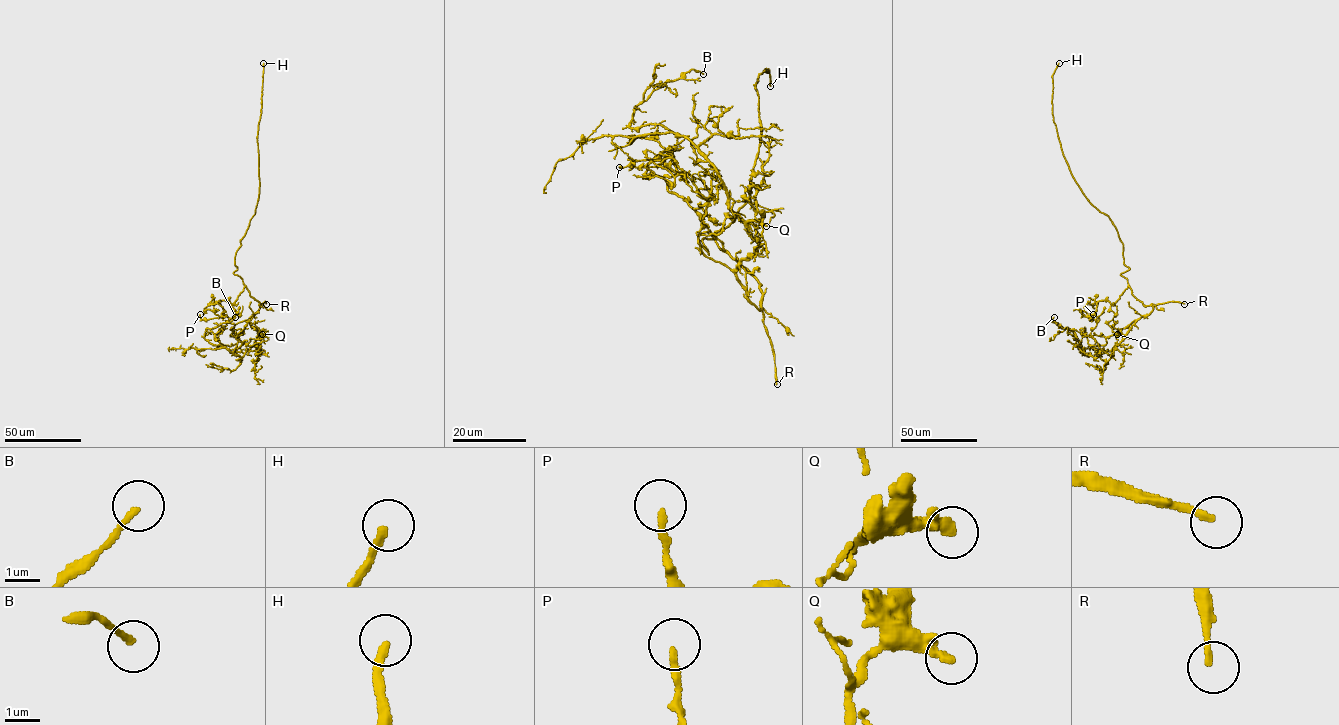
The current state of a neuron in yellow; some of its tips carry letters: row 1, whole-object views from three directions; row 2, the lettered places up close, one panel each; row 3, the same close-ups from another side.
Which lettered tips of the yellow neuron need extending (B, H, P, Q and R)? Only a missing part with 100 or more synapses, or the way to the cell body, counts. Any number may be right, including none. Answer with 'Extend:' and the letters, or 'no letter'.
Extend: H, R

